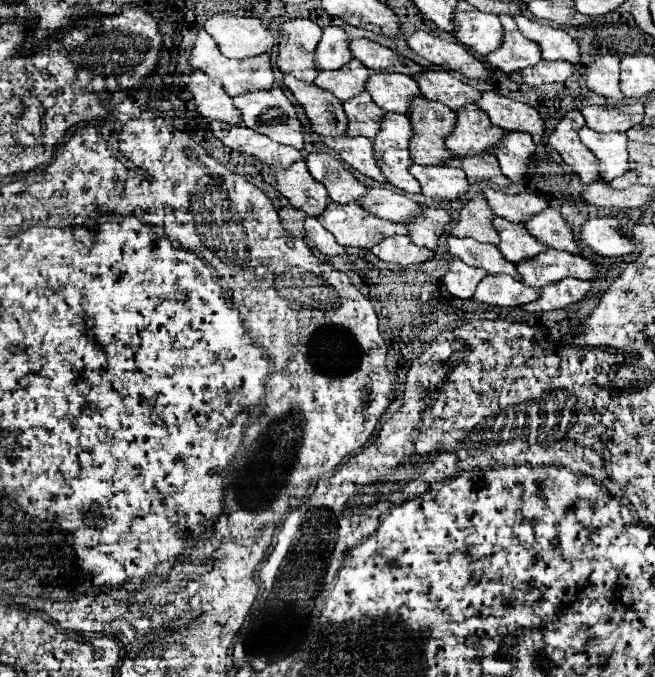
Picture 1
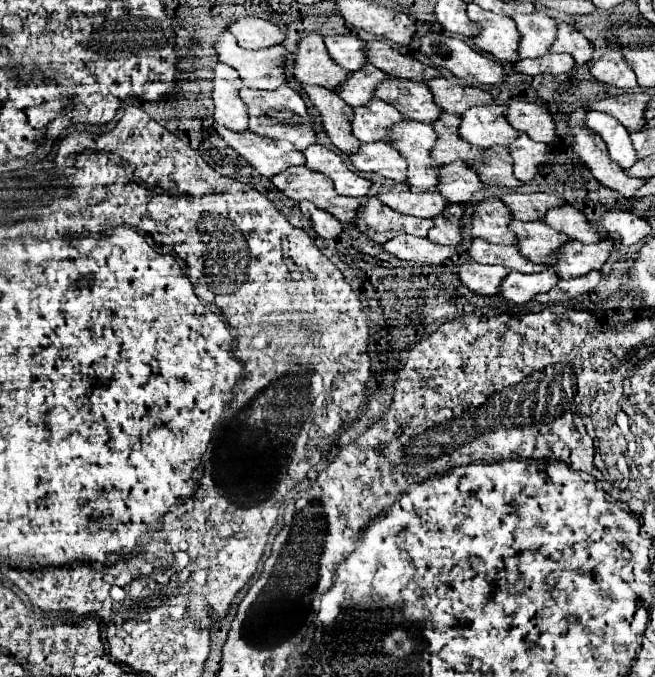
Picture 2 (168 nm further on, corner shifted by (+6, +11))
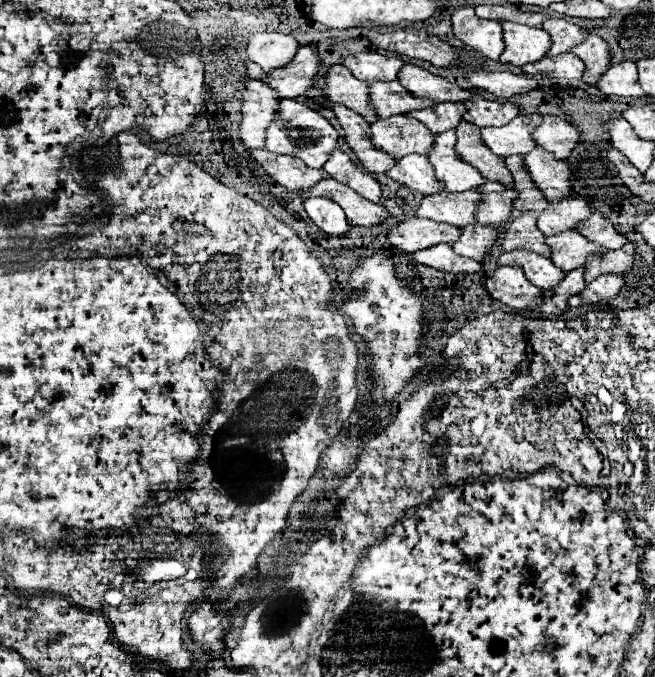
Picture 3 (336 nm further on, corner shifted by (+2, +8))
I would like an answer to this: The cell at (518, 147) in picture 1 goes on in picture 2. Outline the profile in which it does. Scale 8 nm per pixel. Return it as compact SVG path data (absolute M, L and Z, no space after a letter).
M520 133L520 137L516 141L512 141L508 149L514 159L514 175L522 183L530 183L534 179L534 175L538 173L538 167L546 163L548 145L536 143L528 135Z

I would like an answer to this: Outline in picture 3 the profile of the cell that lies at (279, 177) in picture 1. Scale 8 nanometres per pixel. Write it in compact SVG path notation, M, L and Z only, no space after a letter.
M322 178L318 184L314 184L308 190L300 190L298 194L300 194L300 198L322 196L322 198L336 202L346 212L350 226L376 226L390 216L380 204L372 204L372 202L364 200L352 188L340 184L332 178Z

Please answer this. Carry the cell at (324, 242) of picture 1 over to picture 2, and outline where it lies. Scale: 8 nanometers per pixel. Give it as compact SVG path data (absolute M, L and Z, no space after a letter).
M300 201L300 209L304 213L306 219L312 221L314 225L314 231L322 237L322 239L336 239L342 231L342 223L332 217L328 211L324 209L318 209L314 203L310 201Z

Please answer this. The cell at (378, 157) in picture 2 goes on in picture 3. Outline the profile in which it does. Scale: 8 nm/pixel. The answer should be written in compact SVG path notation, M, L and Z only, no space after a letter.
M408 154L396 160L394 168L386 174L424 196L442 192L440 184L436 184L436 180L432 178L432 166L428 164L428 158L422 154Z

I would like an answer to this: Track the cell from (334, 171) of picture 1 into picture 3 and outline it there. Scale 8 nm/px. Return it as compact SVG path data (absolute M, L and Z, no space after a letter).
M334 150L324 164L324 170L338 182L350 186L354 192L364 196L370 202L380 200L380 184L372 178L370 172L366 172L358 162L354 162L348 154L342 150Z

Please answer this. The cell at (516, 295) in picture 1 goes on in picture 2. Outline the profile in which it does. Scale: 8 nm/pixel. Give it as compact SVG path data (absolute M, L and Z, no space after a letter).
M548 267L542 273L532 273L532 275L512 271L502 281L502 295L504 295L504 299L508 299L516 305L524 305L524 303L532 301L534 295L548 293L548 289L552 289L552 285L556 285L556 281L560 281L560 277L556 275L556 269L552 269L552 267Z

